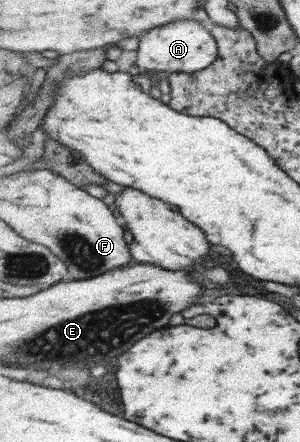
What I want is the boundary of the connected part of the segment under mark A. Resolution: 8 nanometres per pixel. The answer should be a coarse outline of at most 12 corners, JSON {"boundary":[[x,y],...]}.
{"boundary":[[200,21],[141,37],[137,67],[194,73],[218,57]]}

